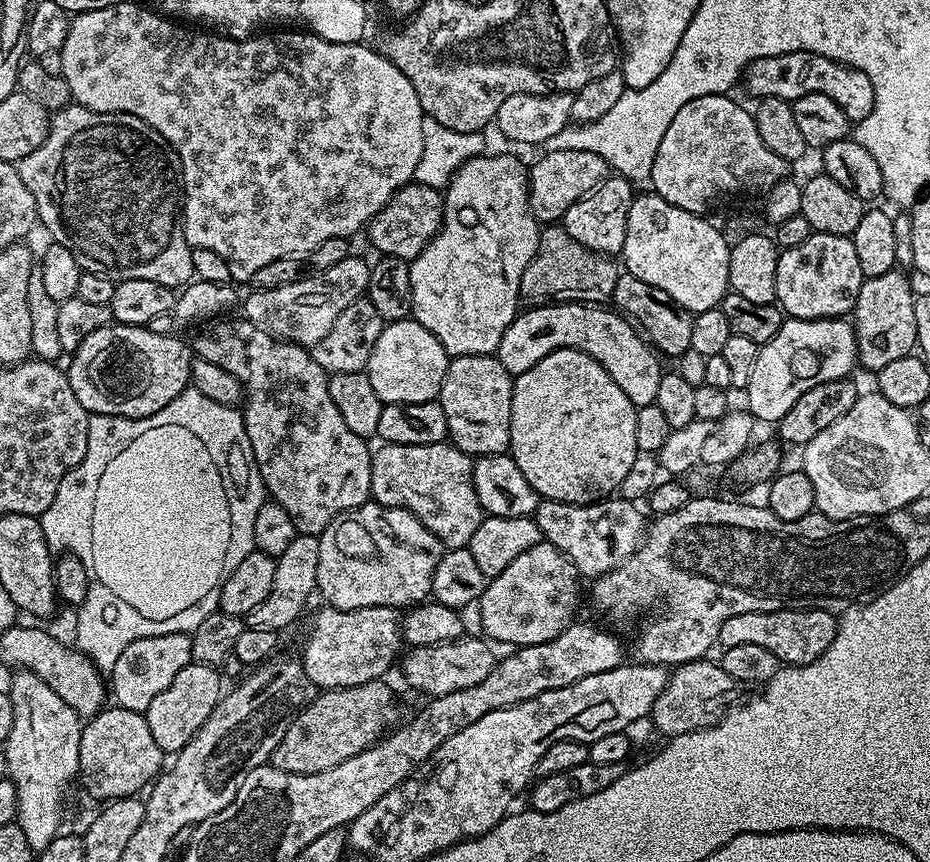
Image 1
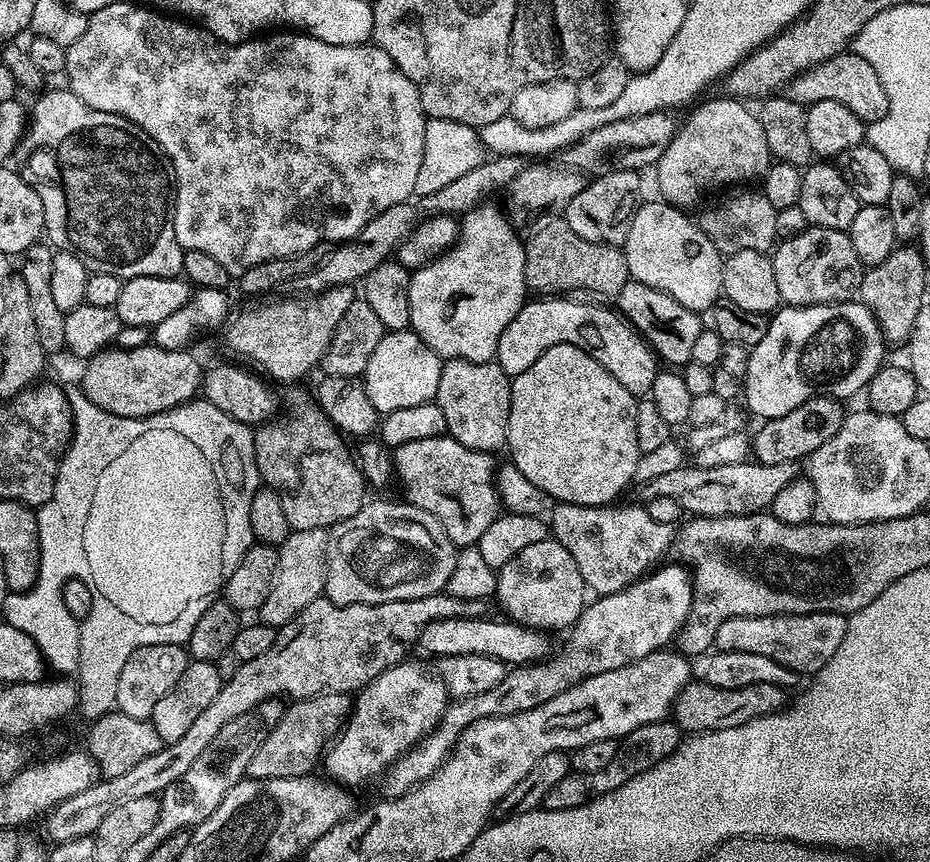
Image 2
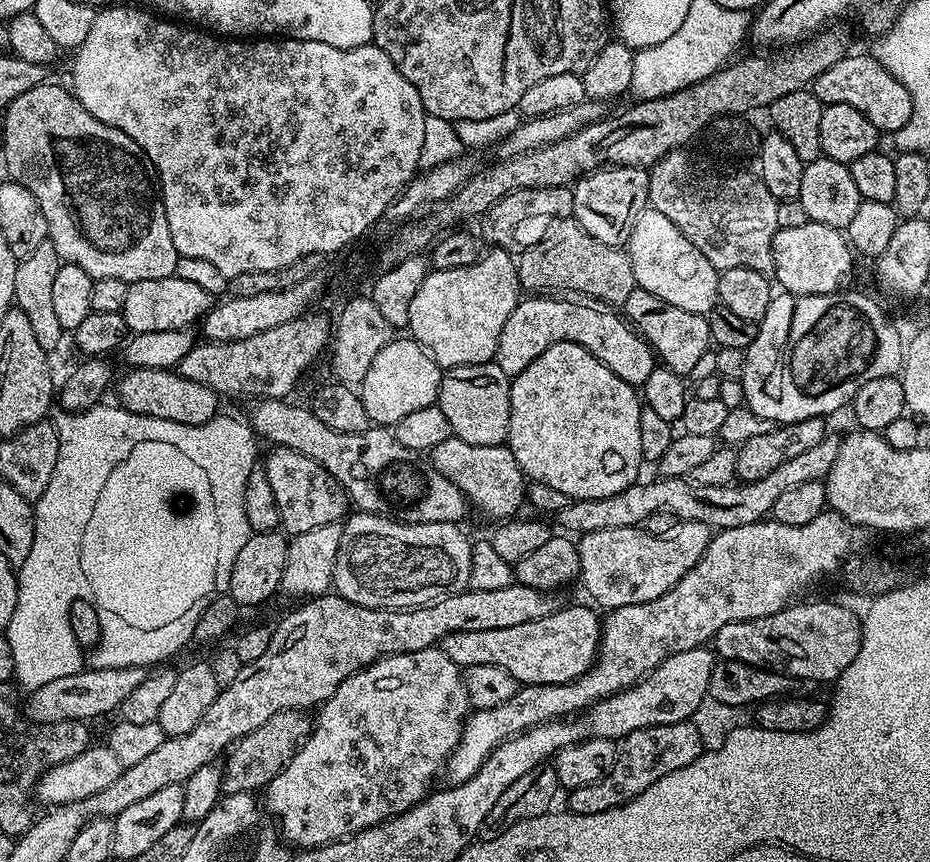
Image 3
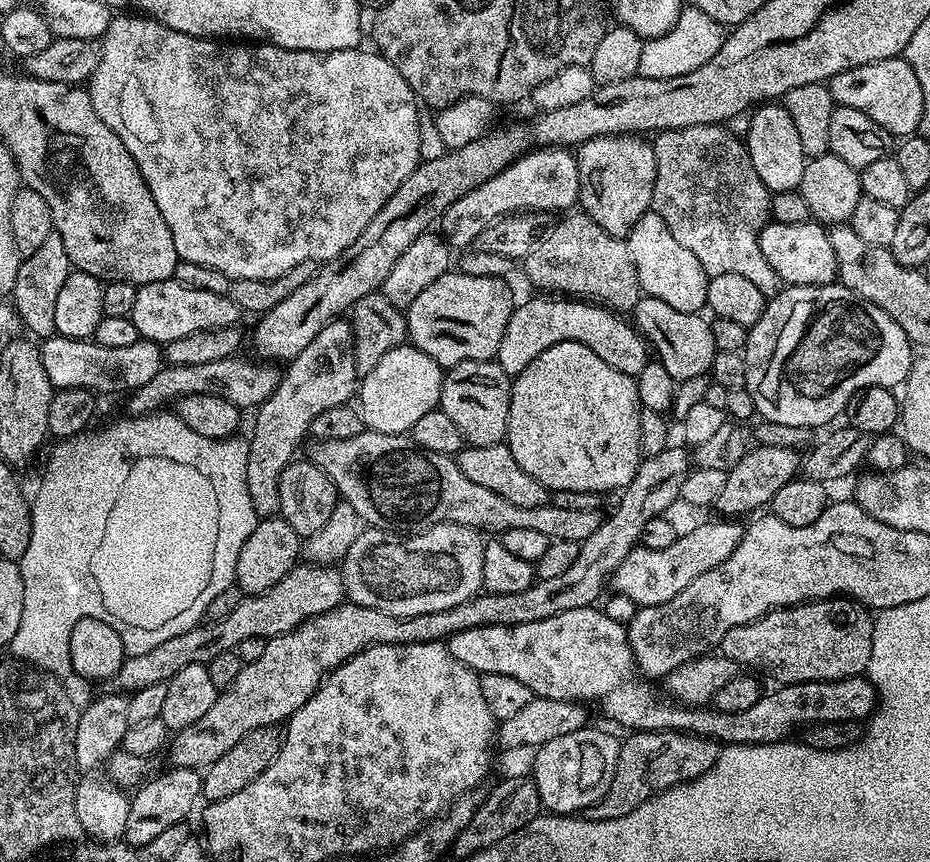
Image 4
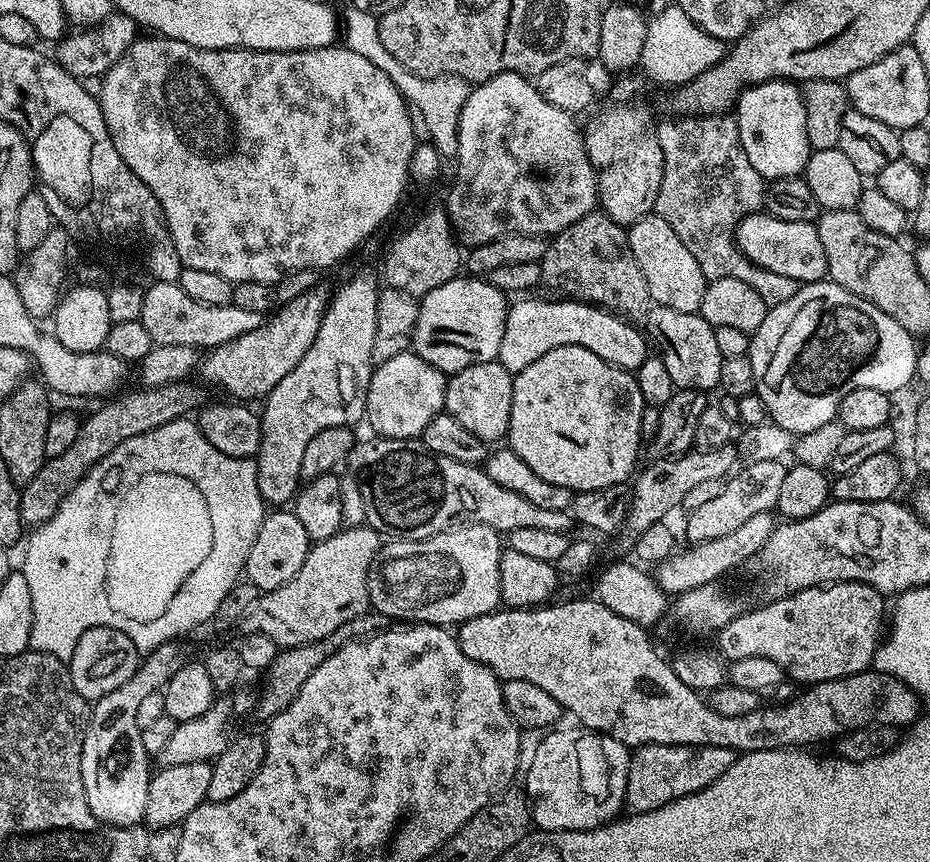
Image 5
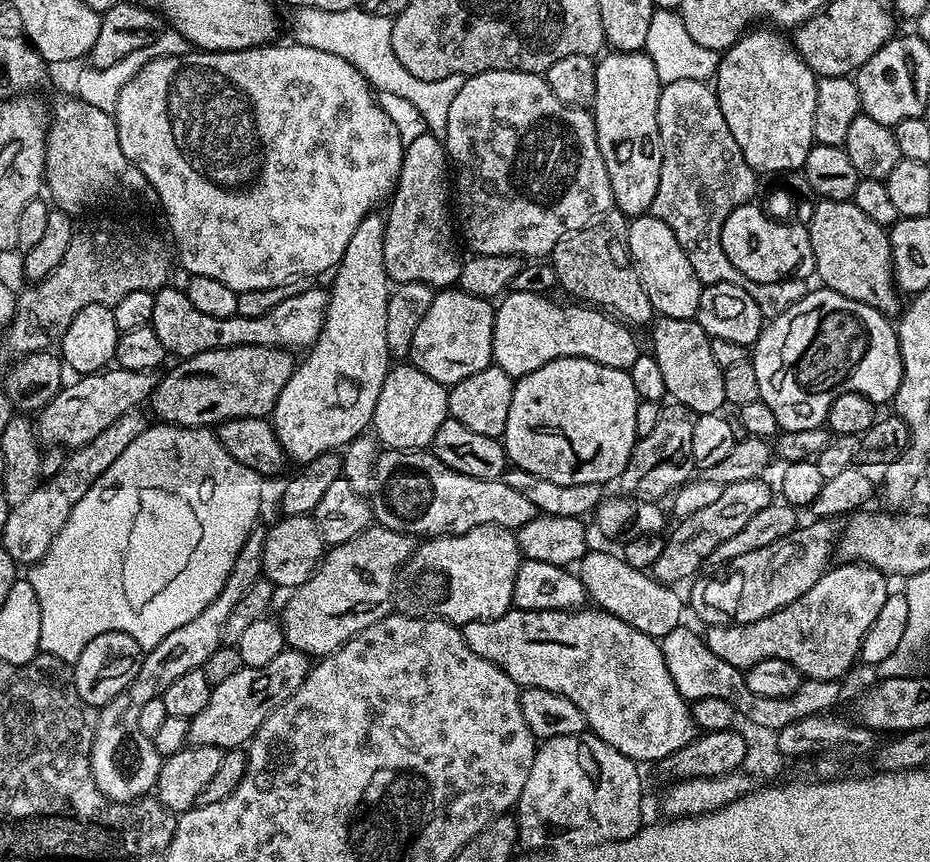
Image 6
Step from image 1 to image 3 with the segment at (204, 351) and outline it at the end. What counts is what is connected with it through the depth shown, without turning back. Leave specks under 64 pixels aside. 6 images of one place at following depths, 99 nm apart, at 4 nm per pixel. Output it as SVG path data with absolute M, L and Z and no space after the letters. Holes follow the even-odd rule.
M276 446L271 451L262 467L266 478L270 478L274 502L278 502L280 528L289 537L306 534L306 530L314 530L318 526L338 524L345 519L347 508L350 508L349 498L344 487L321 464L289 448Z

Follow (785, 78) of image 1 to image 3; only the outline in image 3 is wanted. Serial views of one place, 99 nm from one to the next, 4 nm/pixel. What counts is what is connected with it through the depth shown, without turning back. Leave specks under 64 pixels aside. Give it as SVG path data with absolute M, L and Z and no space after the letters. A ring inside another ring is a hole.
M871 54L843 56L841 60L834 62L834 66L830 66L830 70L822 70L822 74L818 74L810 90L824 105L854 106L854 110L870 118L870 122L874 122L874 126L882 134L894 134L902 130L906 122L910 122L910 90L906 90L906 86L902 86L902 82L898 82L898 78L894 78L894 74L890 74L890 70L886 70L886 66L882 66L882 62L878 62Z

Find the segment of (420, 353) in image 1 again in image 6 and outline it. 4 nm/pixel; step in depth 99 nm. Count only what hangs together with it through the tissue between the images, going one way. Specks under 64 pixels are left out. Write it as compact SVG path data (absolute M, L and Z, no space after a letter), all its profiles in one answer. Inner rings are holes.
M410 362L397 364L400 364L397 368L396 365L389 367L386 382L382 382L378 406L374 406L371 431L385 449L431 449L434 434L438 434L438 426L449 419L448 388L434 382L430 374L422 374L422 370L418 370Z

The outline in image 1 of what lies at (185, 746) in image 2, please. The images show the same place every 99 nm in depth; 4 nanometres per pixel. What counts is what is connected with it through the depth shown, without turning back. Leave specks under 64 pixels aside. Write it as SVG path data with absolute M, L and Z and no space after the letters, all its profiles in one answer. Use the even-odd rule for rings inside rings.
M324 606L321 609L321 612L313 618L312 625L308 628L308 637L304 640L302 663L304 672L308 675L308 681L317 689L327 690L362 686L362 682L387 677L388 667L395 660L397 663L402 652L401 613L397 609L387 608L386 606L370 606L358 610L338 610L331 606Z

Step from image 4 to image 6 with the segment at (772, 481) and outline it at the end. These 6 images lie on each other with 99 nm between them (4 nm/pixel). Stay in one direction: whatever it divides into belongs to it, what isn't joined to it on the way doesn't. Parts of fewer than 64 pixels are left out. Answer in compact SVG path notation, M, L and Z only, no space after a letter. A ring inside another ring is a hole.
M763 479L747 480L746 482L734 482L724 485L722 494L713 504L707 504L703 510L683 517L680 524L672 533L667 533L662 554L658 554L658 562L650 569L650 574L658 582L663 584L679 585L679 580L691 581L701 571L700 567L711 561L714 550L727 542L733 534L738 534L758 510L766 510L766 506L774 503L774 492L764 485Z

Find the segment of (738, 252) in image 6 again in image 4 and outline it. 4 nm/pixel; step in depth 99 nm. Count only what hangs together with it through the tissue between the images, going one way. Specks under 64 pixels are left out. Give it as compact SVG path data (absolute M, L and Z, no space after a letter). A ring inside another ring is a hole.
M769 222L760 231L760 245L762 254L766 254L766 262L774 266L785 285L830 284L837 279L834 246L830 246L828 228L819 222L797 222L795 226Z

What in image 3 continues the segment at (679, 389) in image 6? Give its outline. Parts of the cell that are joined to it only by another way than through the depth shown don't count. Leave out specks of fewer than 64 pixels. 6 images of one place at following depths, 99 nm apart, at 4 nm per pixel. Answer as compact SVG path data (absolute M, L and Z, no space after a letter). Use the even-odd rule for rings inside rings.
M638 287L630 294L630 298L626 298L622 312L627 323L652 345L659 363L665 368L674 370L679 376L691 377L698 358L702 358L702 354L710 351L712 335L707 315L699 316L690 314L690 310L678 310L678 306L670 306L670 302L654 298L650 290Z

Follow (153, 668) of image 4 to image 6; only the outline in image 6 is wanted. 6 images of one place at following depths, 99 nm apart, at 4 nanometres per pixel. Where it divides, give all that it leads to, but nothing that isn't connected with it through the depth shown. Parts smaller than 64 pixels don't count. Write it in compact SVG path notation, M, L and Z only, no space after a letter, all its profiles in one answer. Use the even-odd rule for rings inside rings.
M373 526L365 530L362 534L358 534L358 538L350 538L350 542L342 542L341 544L333 544L324 553L324 559L320 561L320 565L314 570L314 574L301 586L291 593L292 596L284 604L284 613L278 616L280 627L284 630L284 642L289 649L305 652L310 658L323 658L330 655L334 650L338 650L347 640L354 638L362 630L366 630L366 626L374 626L374 622L378 622L382 618L386 618L392 611L392 596L398 592L398 577L401 575L402 569L413 552L418 547L417 537L407 536L405 532L395 532L389 528L381 528Z

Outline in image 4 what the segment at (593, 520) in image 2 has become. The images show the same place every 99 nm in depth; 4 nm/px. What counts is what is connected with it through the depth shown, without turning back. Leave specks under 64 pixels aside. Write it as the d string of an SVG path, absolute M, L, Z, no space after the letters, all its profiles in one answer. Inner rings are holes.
M715 518L709 524L700 524L688 533L677 535L676 541L666 550L650 550L637 546L626 554L622 566L614 570L610 578L610 588L620 596L633 600L633 605L641 608L658 606L662 602L670 602L674 594L682 594L694 578L706 574L706 570L714 570L714 566L722 566L730 554L742 542L746 531L745 525L732 518Z

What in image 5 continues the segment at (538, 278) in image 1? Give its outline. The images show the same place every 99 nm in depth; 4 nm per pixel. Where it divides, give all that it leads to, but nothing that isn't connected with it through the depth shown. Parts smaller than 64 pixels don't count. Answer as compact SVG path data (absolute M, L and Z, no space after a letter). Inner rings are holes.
M594 210L578 218L578 222L574 222L566 230L557 232L547 241L544 256L538 263L540 279L545 285L548 283L550 287L560 291L557 293L578 300L582 304L594 304L632 322L643 321L649 308L653 307L650 286L646 286L646 277L630 250L625 225L614 222L605 212Z

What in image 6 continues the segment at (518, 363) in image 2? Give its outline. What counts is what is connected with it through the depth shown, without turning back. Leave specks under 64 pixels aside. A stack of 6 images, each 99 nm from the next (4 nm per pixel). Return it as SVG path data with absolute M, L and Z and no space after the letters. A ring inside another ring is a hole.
M509 291L499 301L501 304L495 305L492 358L495 367L506 370L508 376L525 376L538 370L538 366L546 366L546 362L567 356L590 358L602 366L627 370L642 355L642 348L636 345L636 340L632 337L633 329L627 323L591 306L567 308L564 304L555 304L548 299L552 298L529 292Z

